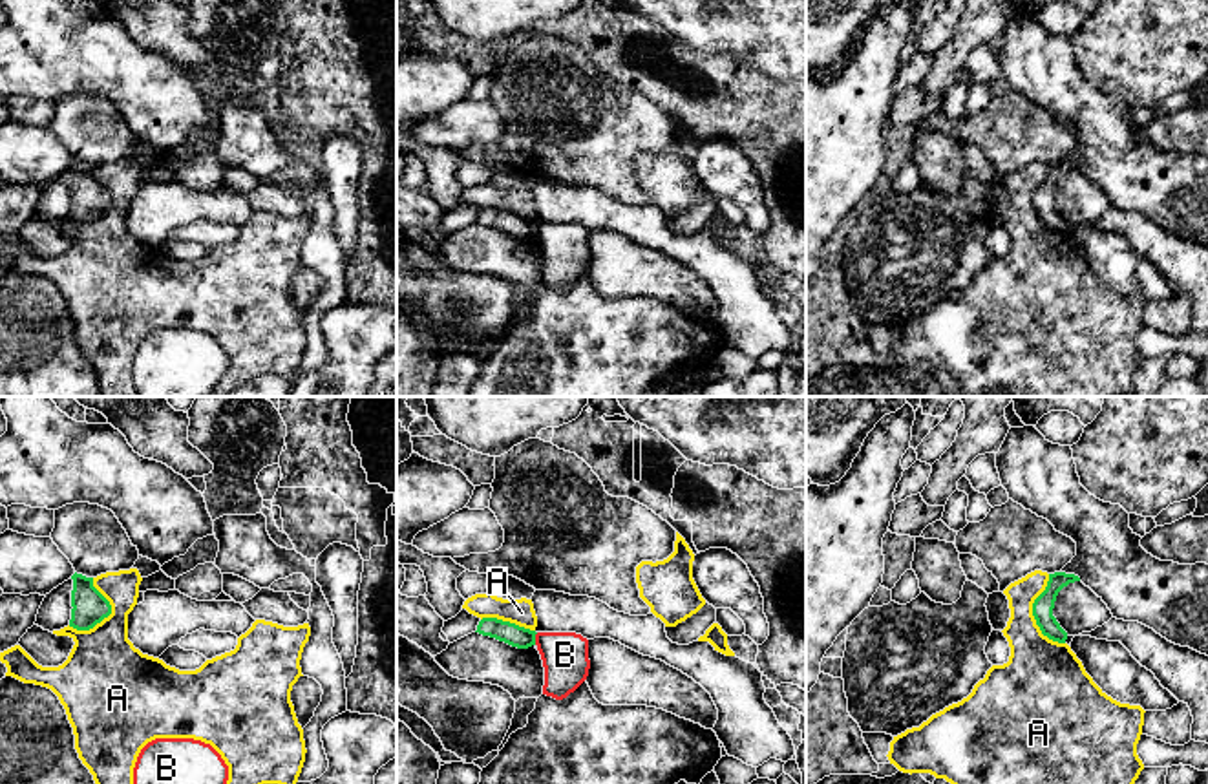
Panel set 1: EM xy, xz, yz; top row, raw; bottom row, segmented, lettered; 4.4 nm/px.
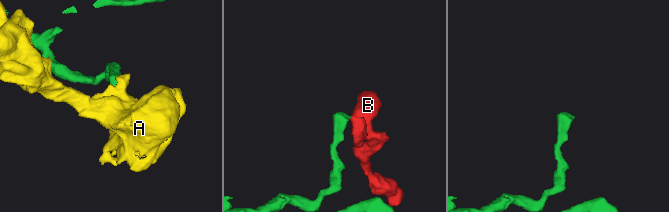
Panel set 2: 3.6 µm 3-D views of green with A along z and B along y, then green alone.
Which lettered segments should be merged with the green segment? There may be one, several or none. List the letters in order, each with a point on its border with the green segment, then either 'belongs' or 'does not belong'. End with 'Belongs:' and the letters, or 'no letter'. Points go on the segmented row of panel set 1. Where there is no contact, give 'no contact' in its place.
A: yz (1033, 614) | does not belong
B: xz (534, 638) | does not belong
Belongs: no letter

